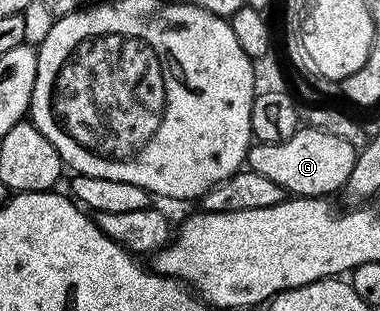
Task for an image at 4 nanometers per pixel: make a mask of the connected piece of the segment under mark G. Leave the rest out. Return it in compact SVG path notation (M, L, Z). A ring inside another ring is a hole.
M303 126L288 141L253 144L247 151L246 163L251 170L272 179L285 192L303 198L321 198L343 190L354 169L357 152L357 148L343 138Z

